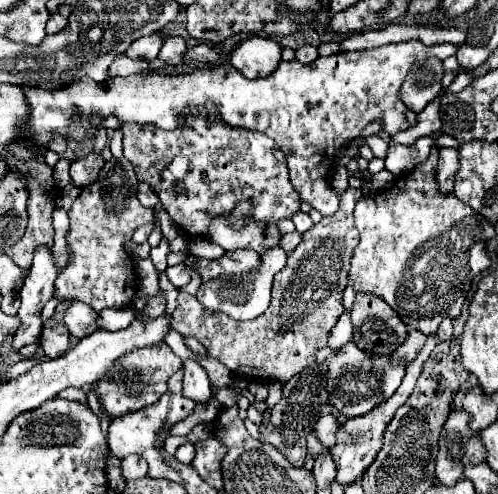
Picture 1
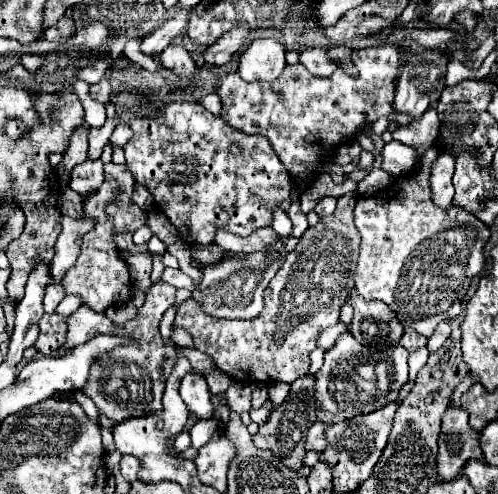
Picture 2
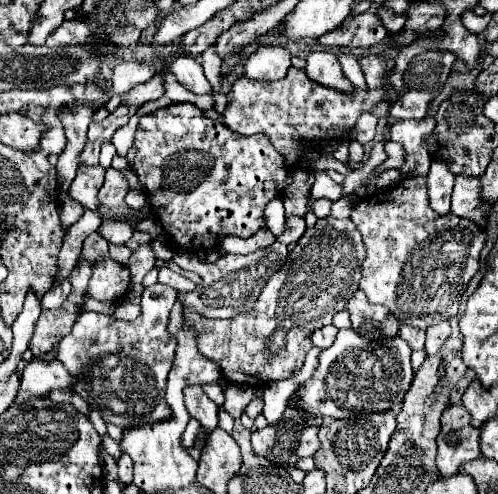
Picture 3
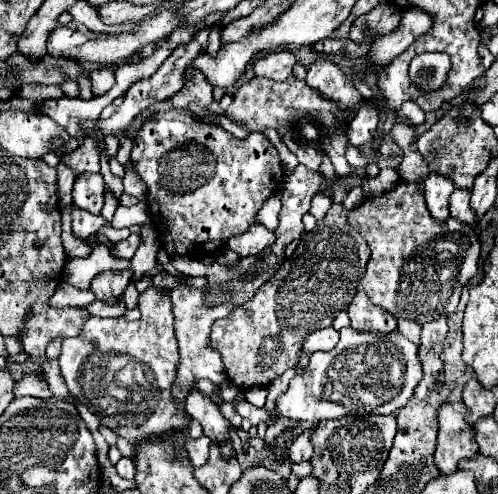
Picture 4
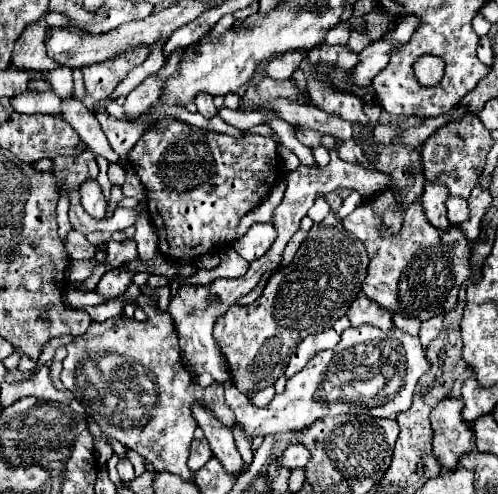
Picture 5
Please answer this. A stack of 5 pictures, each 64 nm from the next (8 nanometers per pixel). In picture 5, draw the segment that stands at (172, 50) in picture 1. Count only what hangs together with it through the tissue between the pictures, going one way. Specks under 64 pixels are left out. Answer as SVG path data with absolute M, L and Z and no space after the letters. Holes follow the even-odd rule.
M200 92L200 96L196 96L194 104L196 104L196 108L198 108L198 112L200 112L202 116L206 116L206 118L216 116L216 106L214 106L214 102L212 102L212 96L208 96L206 92Z

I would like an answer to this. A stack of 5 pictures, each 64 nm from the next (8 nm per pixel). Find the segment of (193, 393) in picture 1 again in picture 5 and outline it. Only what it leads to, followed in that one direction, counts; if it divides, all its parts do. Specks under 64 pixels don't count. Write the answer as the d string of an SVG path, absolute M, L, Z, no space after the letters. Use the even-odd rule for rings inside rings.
M200 400L192 406L192 416L198 422L198 426L204 430L204 438L210 442L212 454L222 462L222 466L228 472L242 472L242 458L236 450L234 438L232 438L232 430L224 428L224 424L220 424L220 420L216 420L210 412L210 408L204 408L204 404L200 404Z

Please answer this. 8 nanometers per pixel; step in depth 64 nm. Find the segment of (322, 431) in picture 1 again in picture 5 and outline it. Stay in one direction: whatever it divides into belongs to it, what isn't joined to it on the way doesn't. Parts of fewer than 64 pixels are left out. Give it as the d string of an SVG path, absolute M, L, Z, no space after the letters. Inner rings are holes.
M290 444L284 454L282 454L282 464L286 468L296 468L296 466L306 466L310 460L310 452L302 444Z

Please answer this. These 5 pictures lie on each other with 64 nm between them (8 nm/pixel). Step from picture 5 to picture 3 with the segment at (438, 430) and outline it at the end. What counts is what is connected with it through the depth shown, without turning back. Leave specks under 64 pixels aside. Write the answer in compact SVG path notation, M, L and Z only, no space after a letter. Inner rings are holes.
M450 404L442 414L442 430L438 434L436 466L444 478L458 474L464 462L480 458L480 432L470 426L470 414L464 406Z

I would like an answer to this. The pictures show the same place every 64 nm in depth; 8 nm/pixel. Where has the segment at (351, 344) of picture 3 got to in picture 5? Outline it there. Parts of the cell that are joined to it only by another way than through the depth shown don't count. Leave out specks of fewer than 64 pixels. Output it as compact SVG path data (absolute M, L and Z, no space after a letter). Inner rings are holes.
M360 326L360 328L346 328L336 348L320 350L302 372L298 372L288 380L286 390L282 394L276 394L268 406L264 408L252 406L248 398L240 390L236 390L236 386L230 380L228 384L224 384L224 394L226 404L236 414L236 420L244 426L244 436L268 436L286 430L302 430L324 416L338 416L338 414L368 414L374 418L396 418L400 412L410 408L416 382L426 370L428 360L424 356L424 348L418 338L398 328L384 332L374 326Z

